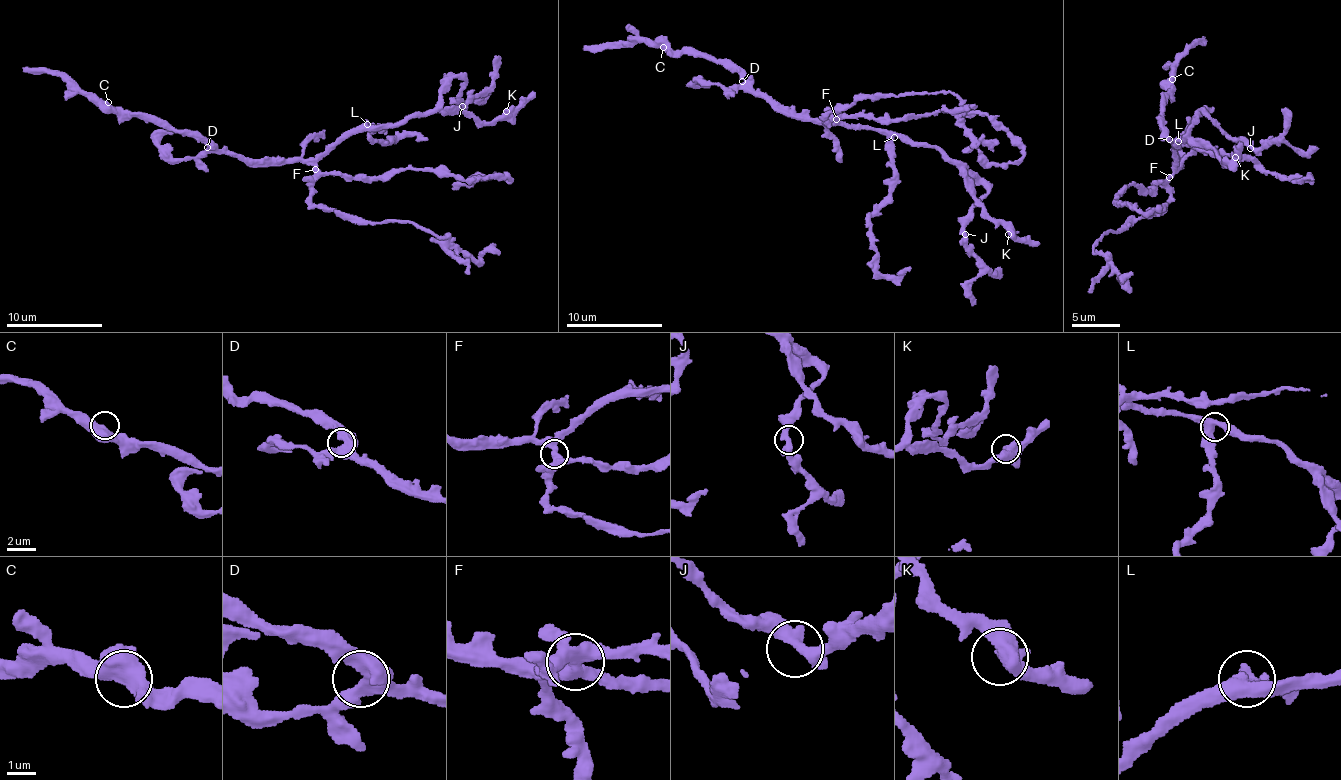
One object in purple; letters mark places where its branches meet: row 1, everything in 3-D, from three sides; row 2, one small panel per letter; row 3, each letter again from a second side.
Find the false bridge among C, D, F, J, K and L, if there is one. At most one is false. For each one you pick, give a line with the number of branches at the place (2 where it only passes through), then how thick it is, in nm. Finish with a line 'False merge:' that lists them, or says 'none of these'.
False merge: none of these

